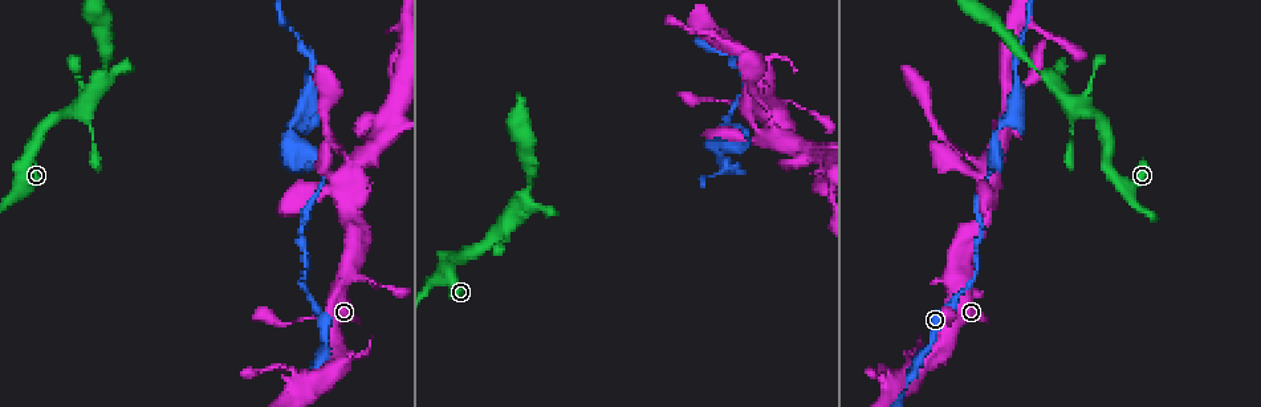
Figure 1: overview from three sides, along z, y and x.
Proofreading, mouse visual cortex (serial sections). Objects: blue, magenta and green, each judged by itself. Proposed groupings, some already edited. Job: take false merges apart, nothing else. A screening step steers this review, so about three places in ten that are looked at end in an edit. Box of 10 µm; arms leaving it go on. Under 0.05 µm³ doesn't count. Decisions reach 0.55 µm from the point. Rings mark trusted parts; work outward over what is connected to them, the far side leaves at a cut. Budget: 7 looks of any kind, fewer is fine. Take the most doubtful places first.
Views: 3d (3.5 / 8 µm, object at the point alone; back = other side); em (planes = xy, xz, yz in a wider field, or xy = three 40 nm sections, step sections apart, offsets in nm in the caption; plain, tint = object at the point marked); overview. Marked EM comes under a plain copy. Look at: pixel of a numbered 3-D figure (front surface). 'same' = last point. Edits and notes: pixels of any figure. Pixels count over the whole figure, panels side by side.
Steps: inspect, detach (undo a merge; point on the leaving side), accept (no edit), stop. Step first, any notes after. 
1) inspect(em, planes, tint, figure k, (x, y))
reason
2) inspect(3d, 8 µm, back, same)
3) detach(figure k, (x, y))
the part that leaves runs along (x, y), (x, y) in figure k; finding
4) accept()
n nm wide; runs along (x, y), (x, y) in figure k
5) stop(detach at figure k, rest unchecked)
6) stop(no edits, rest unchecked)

inspect(3d, 3.5 µm, figure 1, (315, 155))
sharp bend

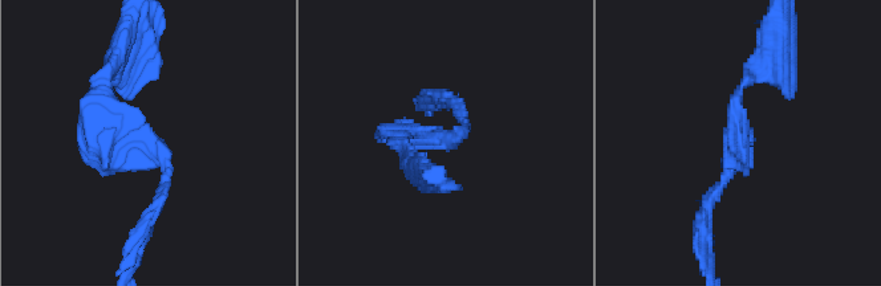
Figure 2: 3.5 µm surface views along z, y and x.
inspect(em, xy, step 2, tint, figure 2, (444, 140))

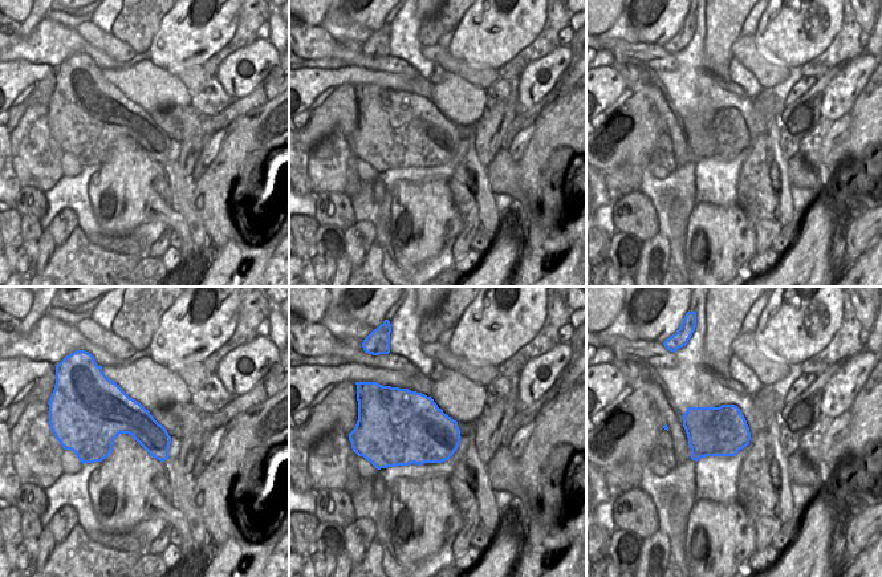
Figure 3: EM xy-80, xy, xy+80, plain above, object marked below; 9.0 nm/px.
accept()
runs along (154, 207), (166, 158), (105, 118), (105, 77) in figure 2; all the same cell

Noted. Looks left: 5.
inspect(3d, 3.5 µm, figure 1, (530, 184))
a narrow waist

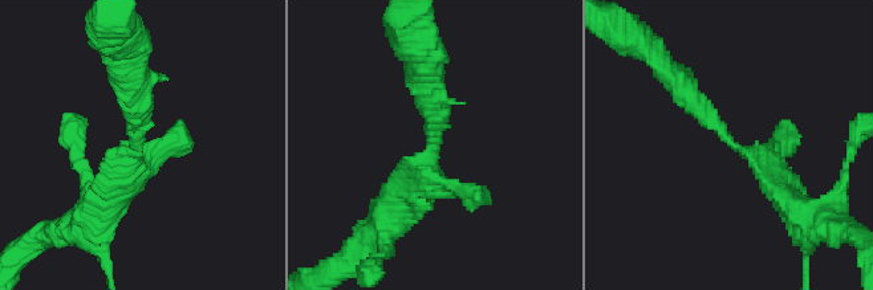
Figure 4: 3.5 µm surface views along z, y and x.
inspect(em, xy, step 5, tint, figure 4, (434, 143))
arms of 300, 350 nm; now the EM

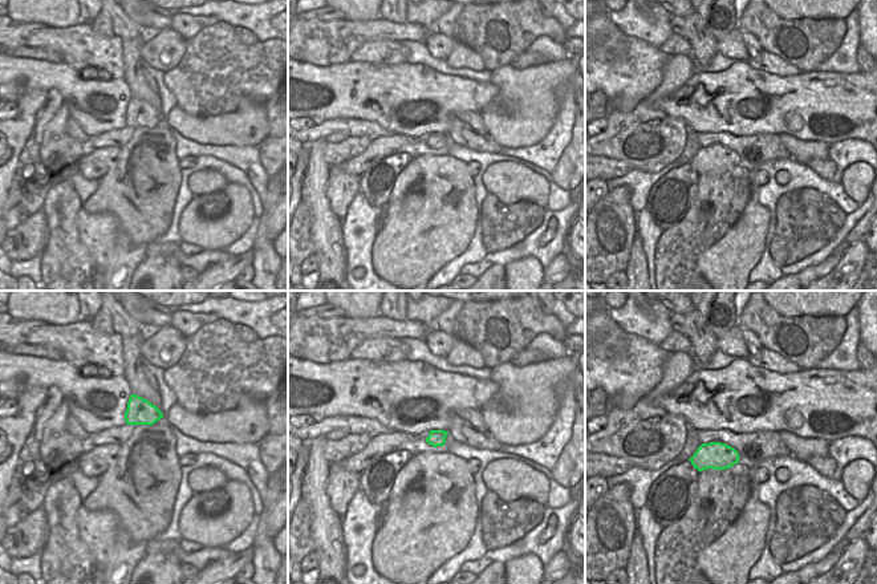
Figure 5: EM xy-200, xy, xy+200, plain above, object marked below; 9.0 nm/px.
detach(figure 4, (135, 119))
the part that leaves runs along (132, 146), (135, 109), (128, 44) in figure 4; two cells meet here

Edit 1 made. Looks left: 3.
inspect(overview)
see it whole again

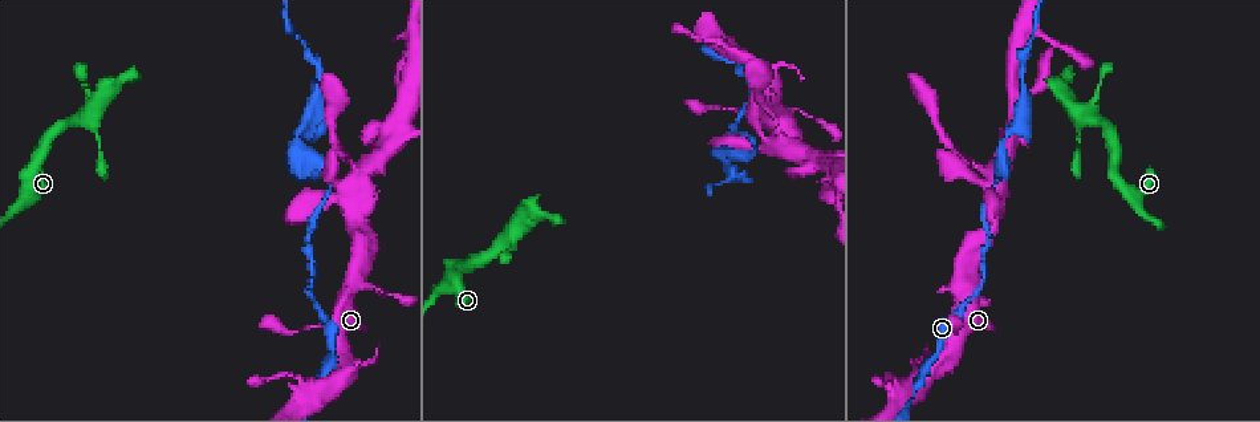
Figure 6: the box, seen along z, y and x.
inspect(3d, 3.5 µm, figure 6, (817, 166))
sharp bend

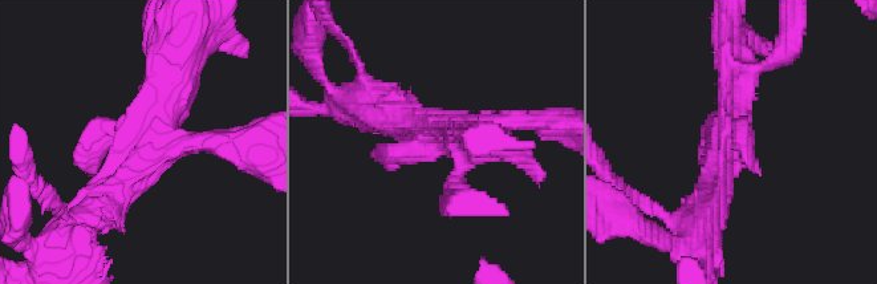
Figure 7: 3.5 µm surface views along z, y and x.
inspect(em, xy, step 5, tint, figure 7, (135, 136))

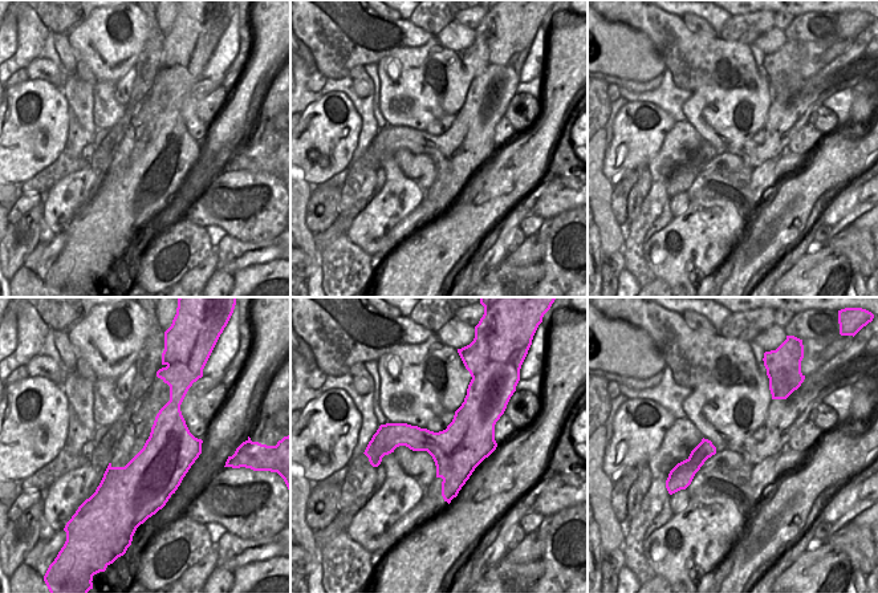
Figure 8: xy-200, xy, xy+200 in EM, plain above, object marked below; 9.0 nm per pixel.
detach(figure 7, (230, 155))
a second cell is stuck on

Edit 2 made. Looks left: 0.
stop(detach at figure 4, detach at figure 7, rest unchecked)

